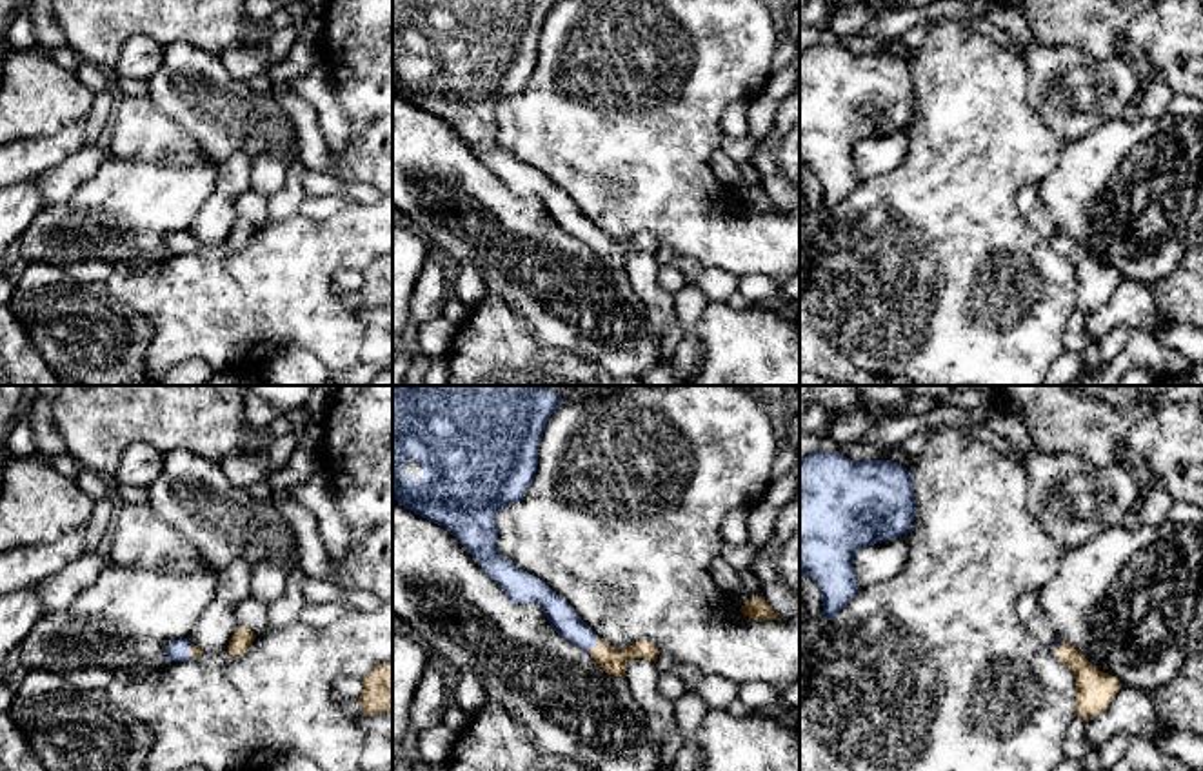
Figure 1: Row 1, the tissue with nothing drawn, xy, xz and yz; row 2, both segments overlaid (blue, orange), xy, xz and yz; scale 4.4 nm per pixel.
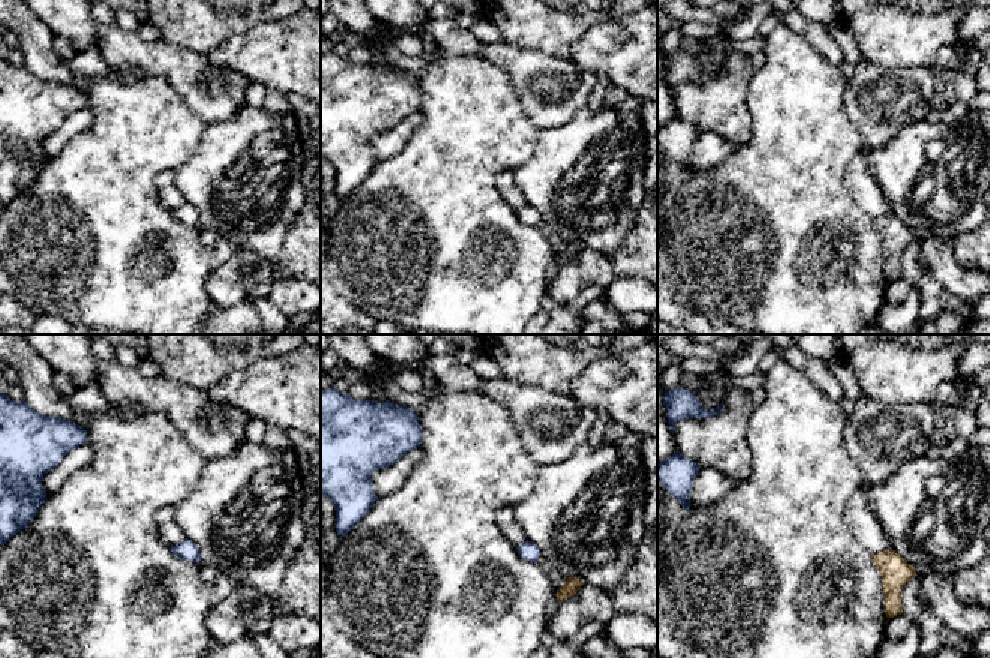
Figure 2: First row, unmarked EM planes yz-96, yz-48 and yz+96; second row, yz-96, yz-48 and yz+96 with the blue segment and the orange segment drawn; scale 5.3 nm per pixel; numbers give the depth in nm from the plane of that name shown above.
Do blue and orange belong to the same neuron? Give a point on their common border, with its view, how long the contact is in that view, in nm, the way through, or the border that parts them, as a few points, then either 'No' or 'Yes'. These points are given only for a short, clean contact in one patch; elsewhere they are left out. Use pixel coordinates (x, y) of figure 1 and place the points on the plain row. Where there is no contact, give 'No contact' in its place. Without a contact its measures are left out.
Touches blue at xz (595, 239). Shared border 90 nm. Path across: xz (562, 210), (595, 239), (613, 253). Yes

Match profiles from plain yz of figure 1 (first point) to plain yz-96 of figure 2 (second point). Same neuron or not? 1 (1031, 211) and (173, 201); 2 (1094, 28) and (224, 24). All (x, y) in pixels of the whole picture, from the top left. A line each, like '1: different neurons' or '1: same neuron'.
1: same neuron
2: same neuron

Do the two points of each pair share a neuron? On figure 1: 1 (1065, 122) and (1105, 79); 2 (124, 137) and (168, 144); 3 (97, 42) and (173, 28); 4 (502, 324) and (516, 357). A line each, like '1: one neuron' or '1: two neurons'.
1: one neuron
2: one neuron
3: one neuron
4: one neuron

